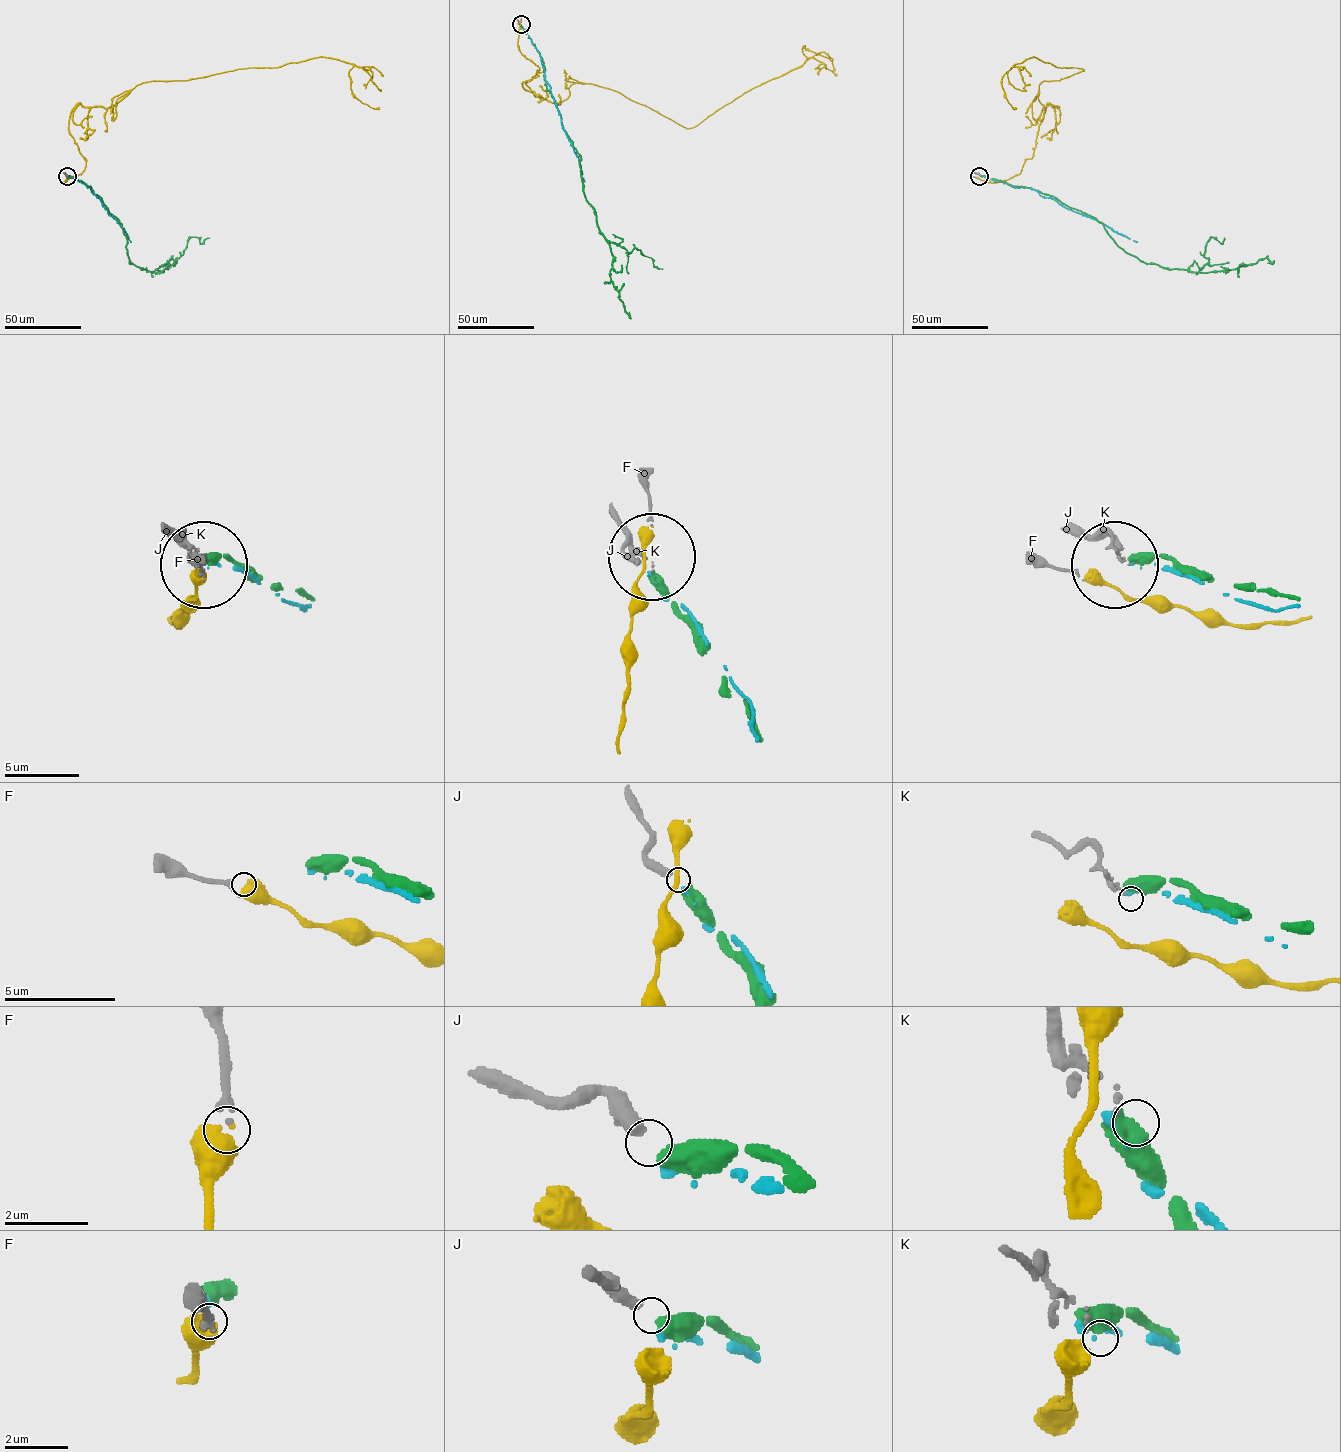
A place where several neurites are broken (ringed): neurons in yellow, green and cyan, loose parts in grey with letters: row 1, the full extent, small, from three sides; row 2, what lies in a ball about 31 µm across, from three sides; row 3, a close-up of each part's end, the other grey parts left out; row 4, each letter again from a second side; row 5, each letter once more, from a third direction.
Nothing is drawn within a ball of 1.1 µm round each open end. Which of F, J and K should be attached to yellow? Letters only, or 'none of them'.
F

